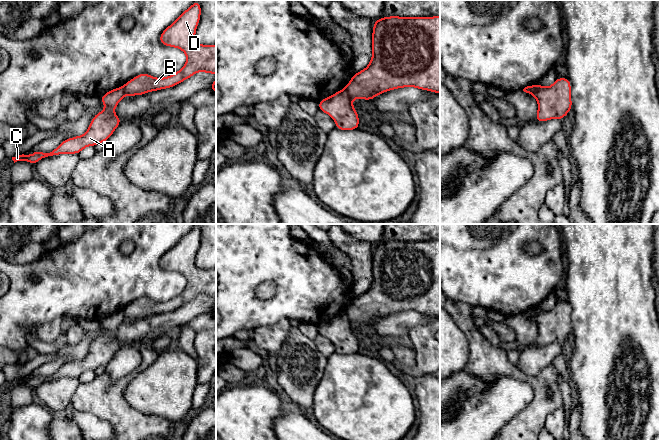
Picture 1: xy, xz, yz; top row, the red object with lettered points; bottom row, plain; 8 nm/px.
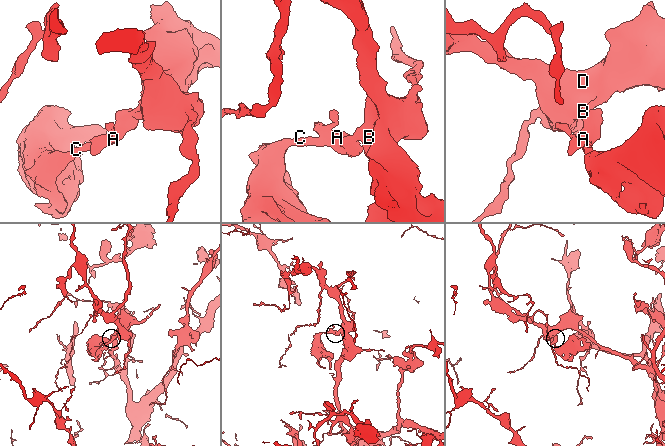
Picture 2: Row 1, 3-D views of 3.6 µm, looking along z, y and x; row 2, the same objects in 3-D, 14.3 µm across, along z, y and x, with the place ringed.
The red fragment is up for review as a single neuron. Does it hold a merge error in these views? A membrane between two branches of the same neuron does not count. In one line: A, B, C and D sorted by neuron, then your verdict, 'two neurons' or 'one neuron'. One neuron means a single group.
groups A C / B D; two neurons

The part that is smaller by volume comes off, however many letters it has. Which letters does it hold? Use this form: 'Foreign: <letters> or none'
Foreign: A, C

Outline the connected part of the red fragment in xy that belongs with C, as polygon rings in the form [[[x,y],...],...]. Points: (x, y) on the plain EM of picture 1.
[[[123,311],[112,313],[103,318],[100,325],[103,326],[106,332],[95,338],[85,358],[73,362],[67,362],[50,377],[34,376],[30,379],[22,378],[12,381],[12,384],[14,387],[17,385],[27,385],[34,389],[48,380],[59,378],[79,378],[87,370],[95,371],[101,366],[106,366],[122,346],[122,344],[114,338],[114,334],[125,319]]]

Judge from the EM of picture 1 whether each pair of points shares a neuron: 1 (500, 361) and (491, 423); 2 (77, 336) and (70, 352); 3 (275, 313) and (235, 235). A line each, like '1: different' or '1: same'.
1: different
2: different
3: same

